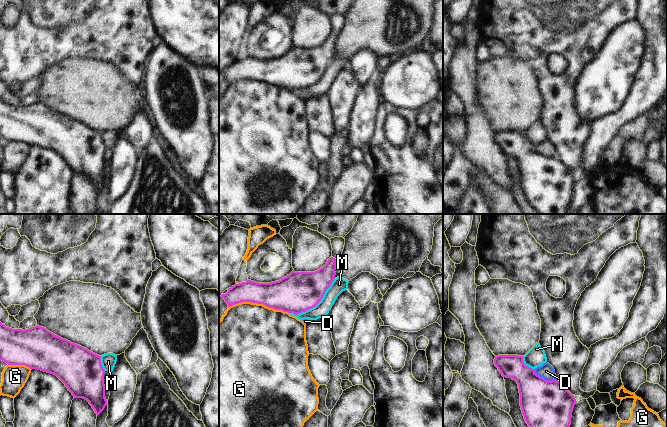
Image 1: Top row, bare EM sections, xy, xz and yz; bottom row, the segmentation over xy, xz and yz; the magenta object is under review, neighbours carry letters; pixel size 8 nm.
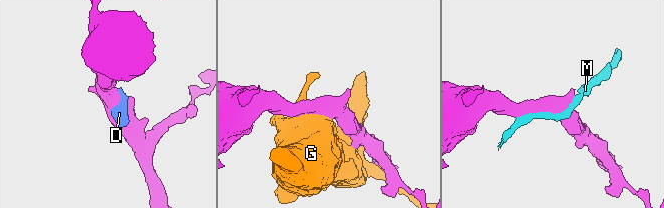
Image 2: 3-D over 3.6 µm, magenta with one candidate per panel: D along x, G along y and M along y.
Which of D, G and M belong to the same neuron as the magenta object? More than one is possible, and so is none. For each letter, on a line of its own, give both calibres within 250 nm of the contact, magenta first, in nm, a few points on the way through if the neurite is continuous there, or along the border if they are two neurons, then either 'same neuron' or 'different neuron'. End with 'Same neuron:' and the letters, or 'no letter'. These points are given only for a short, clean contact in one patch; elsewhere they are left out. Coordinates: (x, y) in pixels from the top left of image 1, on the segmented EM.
D: calibres 380 and 120 nm; different neuron
G: calibres 260 and 500 nm; different neuron
M: calibres 320 and 120 nm; different neuron
Same neuron: no letter

